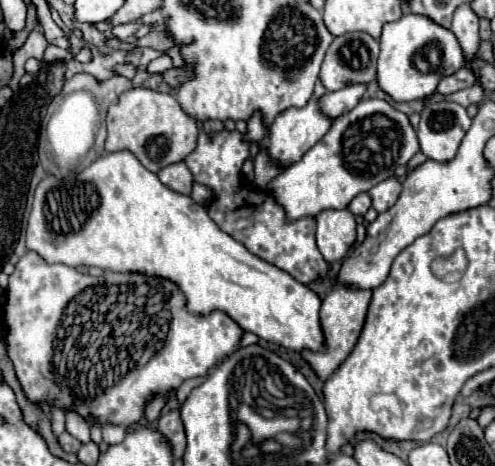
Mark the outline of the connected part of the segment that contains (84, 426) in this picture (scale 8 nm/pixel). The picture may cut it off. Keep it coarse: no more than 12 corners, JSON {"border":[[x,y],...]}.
{"border":[[67,409],[67,433],[81,443],[89,441],[89,423]]}

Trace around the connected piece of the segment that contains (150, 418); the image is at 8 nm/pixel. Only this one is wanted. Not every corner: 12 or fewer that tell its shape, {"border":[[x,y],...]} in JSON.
{"border":[[160,394],[146,407],[147,422],[159,418],[169,398]]}

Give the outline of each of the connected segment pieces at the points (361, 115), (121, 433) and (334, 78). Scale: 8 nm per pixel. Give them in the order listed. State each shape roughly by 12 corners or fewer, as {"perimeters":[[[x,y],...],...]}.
{"perimeters":[[[363,99],[269,189],[289,221],[345,209],[419,151]],[[107,424],[101,427],[102,438],[108,445],[121,443],[125,428]],[[335,37],[321,65],[327,91],[371,83],[379,41]]]}

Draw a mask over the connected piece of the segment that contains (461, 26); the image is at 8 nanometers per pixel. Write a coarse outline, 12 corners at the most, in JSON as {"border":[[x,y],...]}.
{"border":[[469,3],[455,9],[451,31],[465,57],[479,47],[479,17]]}

